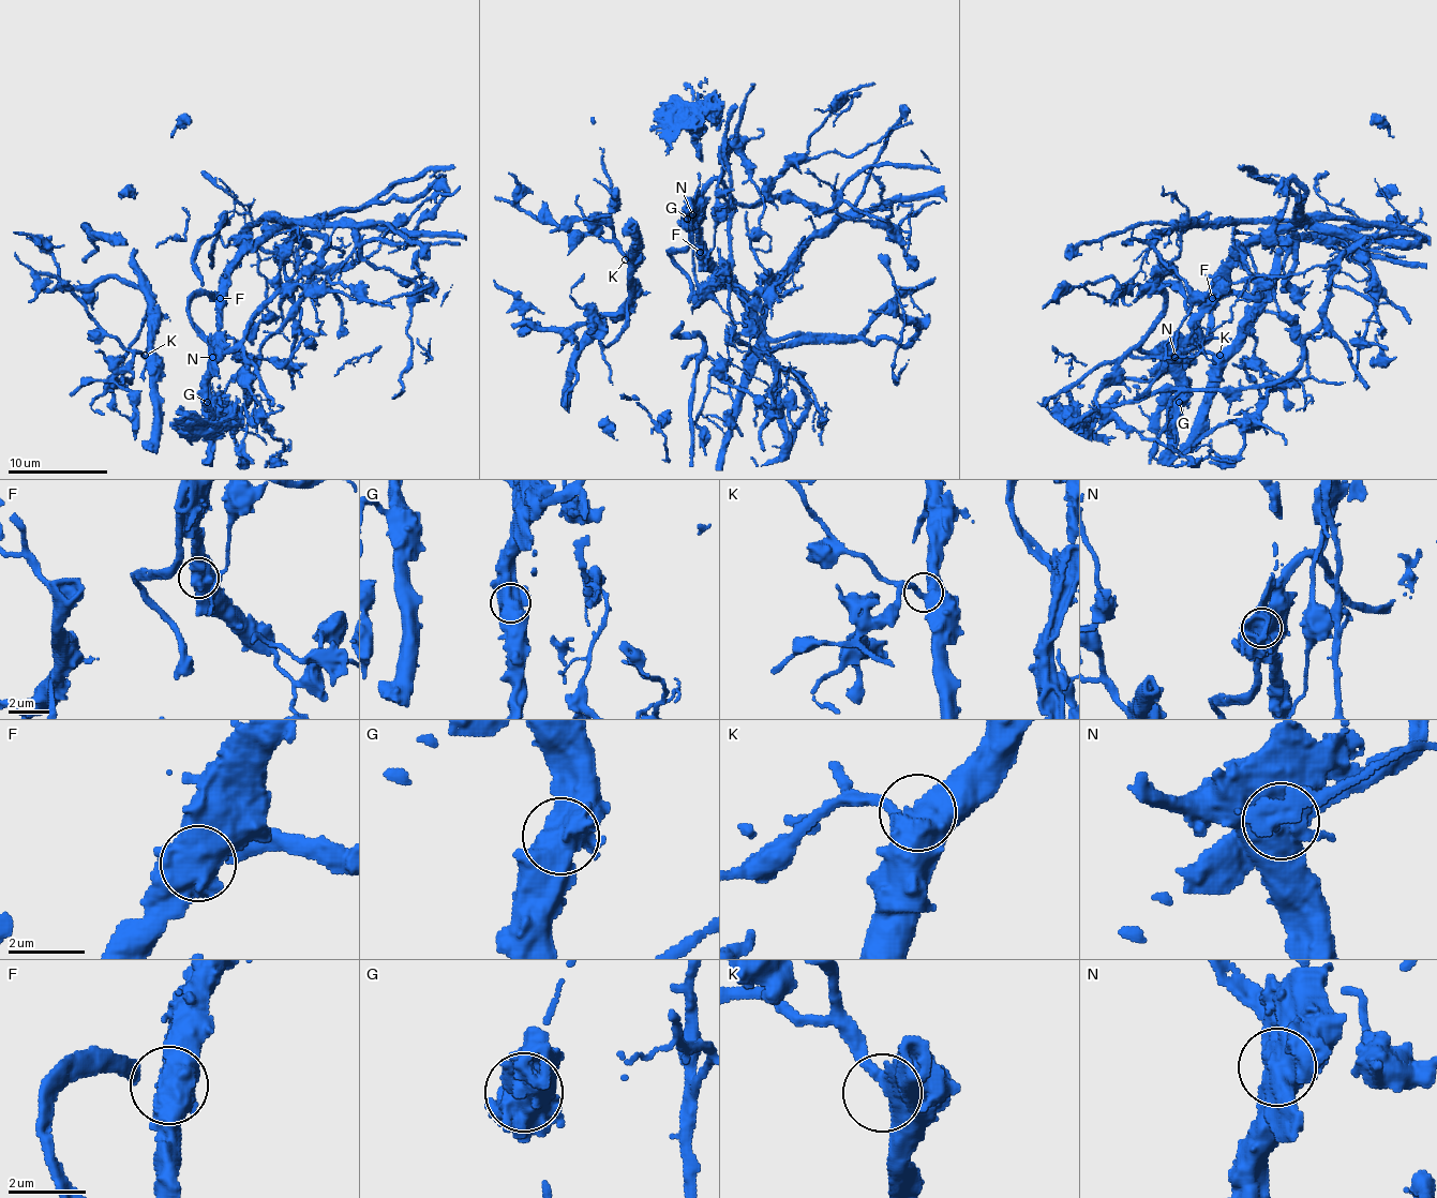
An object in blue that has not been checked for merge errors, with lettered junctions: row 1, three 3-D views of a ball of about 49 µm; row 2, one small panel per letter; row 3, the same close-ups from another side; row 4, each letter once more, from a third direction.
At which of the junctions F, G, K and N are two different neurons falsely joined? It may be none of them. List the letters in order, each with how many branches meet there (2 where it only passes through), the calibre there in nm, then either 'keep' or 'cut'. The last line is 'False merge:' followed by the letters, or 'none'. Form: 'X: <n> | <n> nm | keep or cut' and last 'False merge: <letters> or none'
F: 3 | 700 nm | keep
G: 2 | 800 nm | keep
K: 2 | 550 nm | keep
N: 2 | 700 nm | cut
False merge: N

